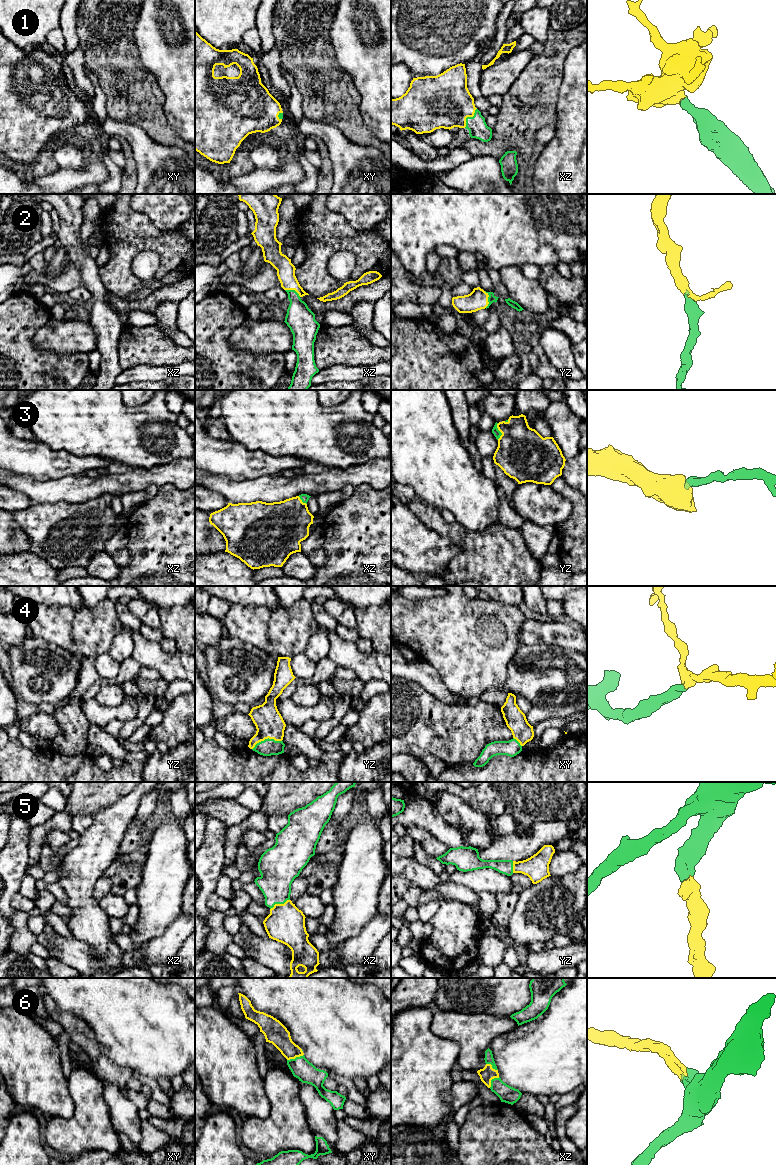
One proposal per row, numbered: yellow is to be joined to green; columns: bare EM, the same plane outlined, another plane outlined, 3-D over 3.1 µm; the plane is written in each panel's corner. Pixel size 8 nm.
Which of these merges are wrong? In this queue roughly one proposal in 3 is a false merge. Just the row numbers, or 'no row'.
no row

